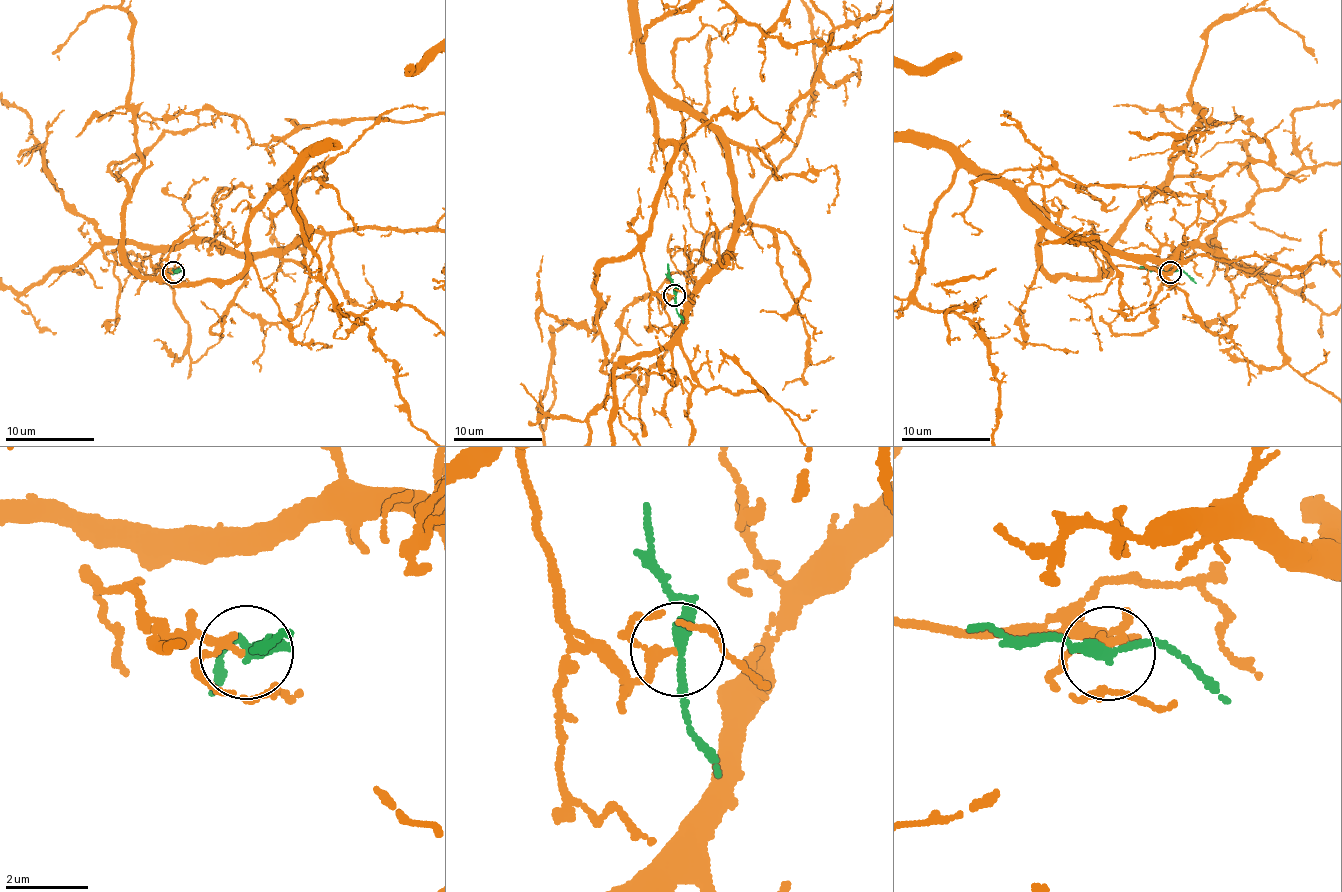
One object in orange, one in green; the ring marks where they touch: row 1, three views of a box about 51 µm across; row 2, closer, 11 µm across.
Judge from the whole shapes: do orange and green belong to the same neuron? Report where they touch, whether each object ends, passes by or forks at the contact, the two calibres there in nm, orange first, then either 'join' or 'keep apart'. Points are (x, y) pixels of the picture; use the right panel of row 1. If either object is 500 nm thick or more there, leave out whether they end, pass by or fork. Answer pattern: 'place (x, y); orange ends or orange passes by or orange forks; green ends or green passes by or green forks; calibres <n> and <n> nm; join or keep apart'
place (1170, 272); orange passes by; green passes by; calibres 140 and 260 nm; join

